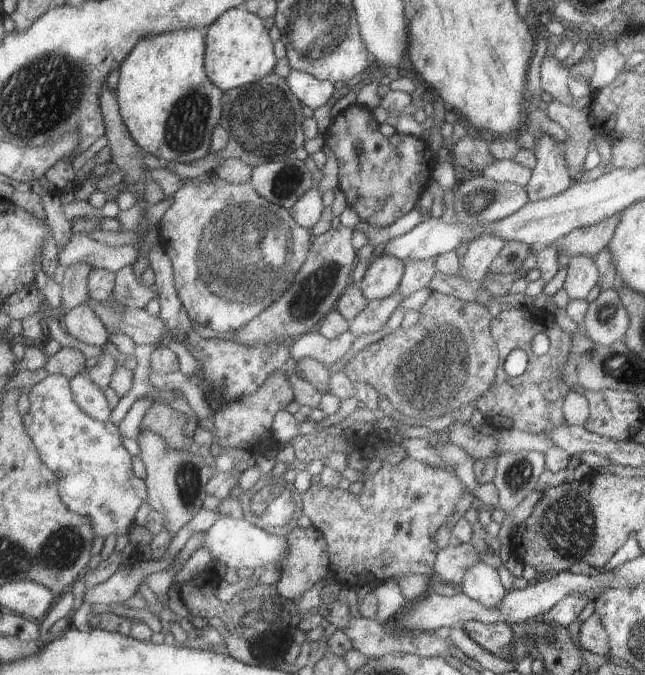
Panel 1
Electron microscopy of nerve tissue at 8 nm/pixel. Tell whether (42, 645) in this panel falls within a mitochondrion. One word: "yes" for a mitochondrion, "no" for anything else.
no

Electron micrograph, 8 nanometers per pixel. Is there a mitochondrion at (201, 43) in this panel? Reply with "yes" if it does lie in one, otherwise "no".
no

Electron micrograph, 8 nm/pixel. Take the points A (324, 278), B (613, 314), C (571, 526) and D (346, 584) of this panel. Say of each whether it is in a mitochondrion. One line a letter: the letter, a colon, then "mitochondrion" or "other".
A: mitochondrion
B: mitochondrion
C: mitochondrion
D: other

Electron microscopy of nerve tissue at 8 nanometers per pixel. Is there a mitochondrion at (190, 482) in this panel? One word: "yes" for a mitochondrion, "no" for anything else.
yes

